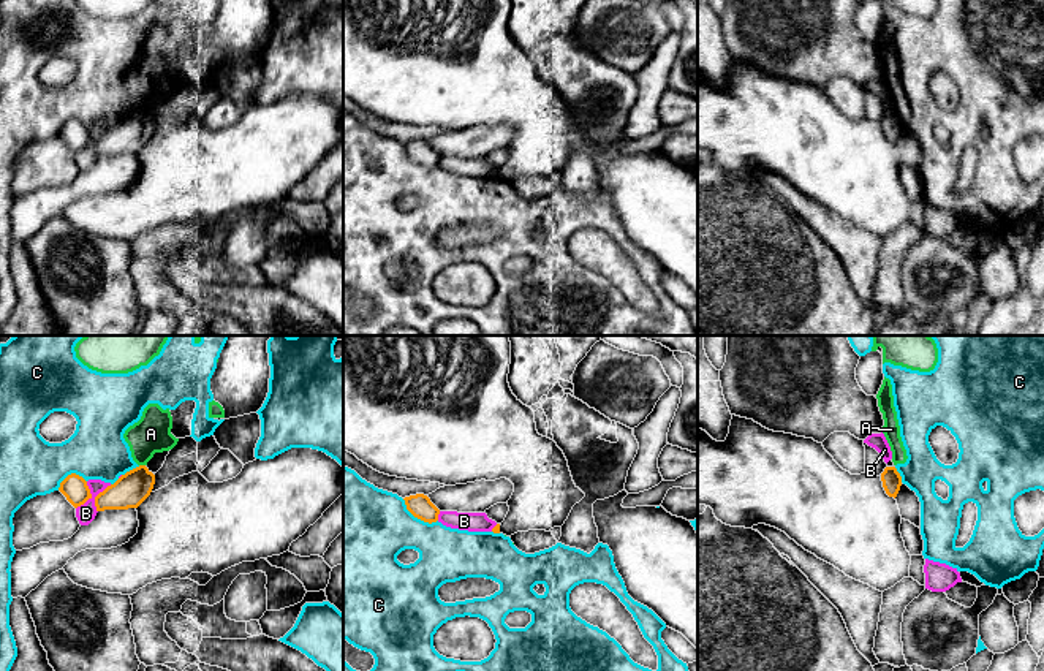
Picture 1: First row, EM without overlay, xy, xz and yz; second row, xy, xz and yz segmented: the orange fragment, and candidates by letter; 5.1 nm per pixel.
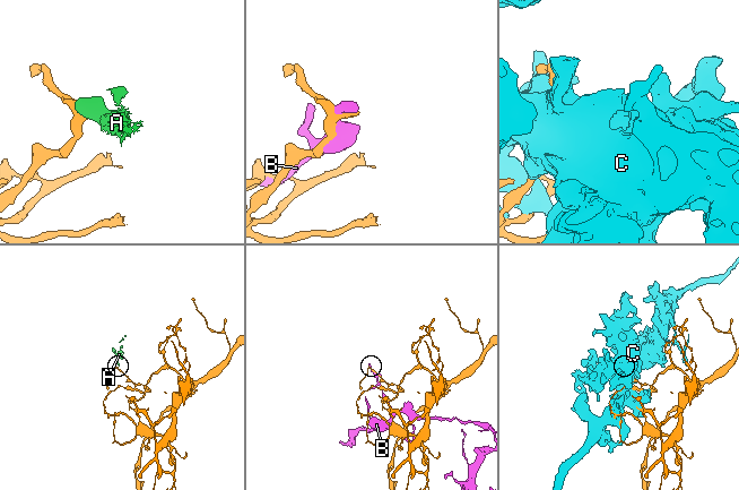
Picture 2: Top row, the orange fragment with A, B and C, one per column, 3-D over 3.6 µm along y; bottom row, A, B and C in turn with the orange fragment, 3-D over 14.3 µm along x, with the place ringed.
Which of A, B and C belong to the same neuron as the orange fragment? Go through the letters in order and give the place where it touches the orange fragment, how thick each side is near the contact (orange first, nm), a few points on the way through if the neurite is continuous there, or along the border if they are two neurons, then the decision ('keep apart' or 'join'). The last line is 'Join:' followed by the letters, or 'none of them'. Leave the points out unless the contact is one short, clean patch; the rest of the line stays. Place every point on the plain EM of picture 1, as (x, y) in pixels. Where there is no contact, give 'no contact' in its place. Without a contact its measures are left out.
A: contact xy (143, 111); calibres 170 and 190 nm; border xy (139, 109), (144, 111); keep apart
B: contact xy (95, 143); calibres 130 and 100 nm; keep apart
C: contact xz (418, 163); calibres 120 and 400 nm; keep apart
Join: none of them

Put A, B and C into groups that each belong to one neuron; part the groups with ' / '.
A C / B

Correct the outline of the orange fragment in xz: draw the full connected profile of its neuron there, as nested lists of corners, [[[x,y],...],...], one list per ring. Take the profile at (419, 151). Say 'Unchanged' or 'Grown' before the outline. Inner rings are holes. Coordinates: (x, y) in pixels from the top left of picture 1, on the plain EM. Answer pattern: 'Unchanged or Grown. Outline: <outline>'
Unchanged. Outline: [[[416,139],[405,142],[407,155],[418,165],[424,168],[437,168],[440,155],[430,147],[430,144],[424,139]]]

